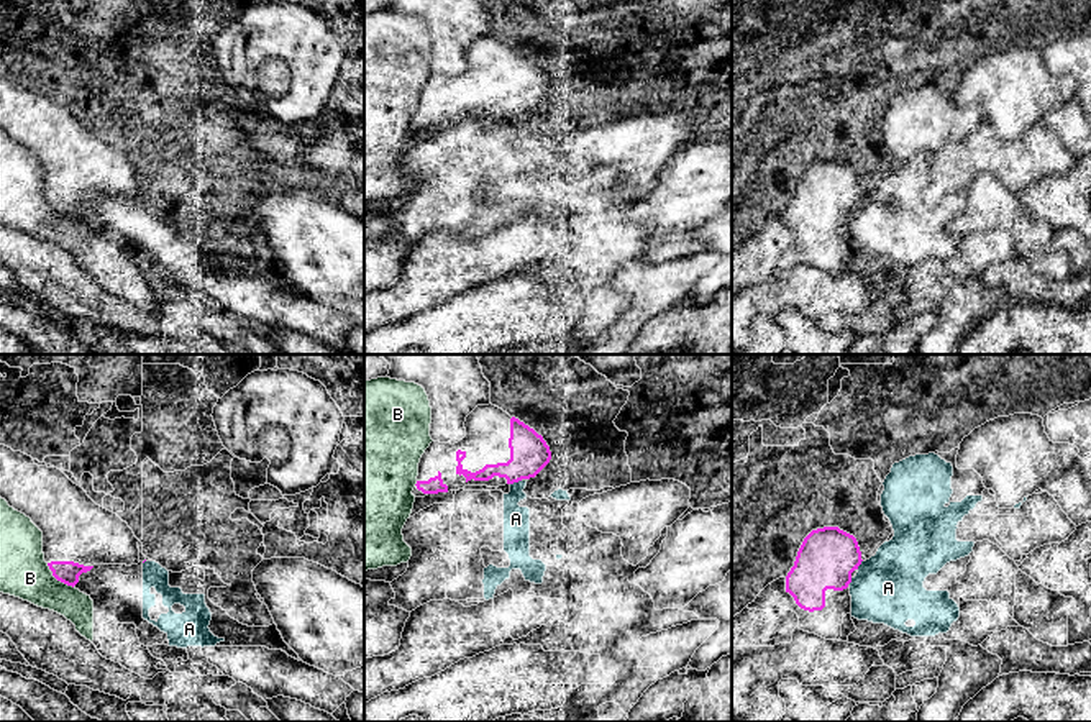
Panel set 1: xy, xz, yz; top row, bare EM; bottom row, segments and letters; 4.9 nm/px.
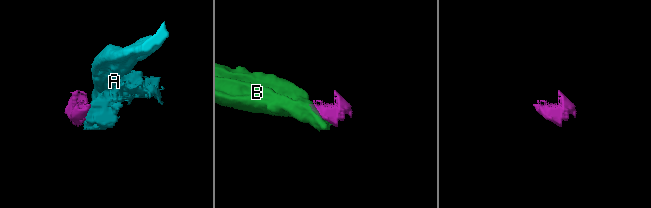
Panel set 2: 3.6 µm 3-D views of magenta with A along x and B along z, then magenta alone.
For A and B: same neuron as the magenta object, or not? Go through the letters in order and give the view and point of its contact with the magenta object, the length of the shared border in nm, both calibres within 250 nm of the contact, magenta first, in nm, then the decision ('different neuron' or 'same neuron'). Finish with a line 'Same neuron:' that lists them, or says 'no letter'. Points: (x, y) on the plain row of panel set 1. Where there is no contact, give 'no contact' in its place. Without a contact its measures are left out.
A: meets magenta in xz at (515, 114); contact 60 nm long; 190 nm thick on the magenta side, 130 nm on the other; different neuron
B: meets magenta in xy at (63, 214); contact 130 nm long; 110 nm thick on the magenta side, 240 nm on the other; different neuron
Same neuron: no letter

